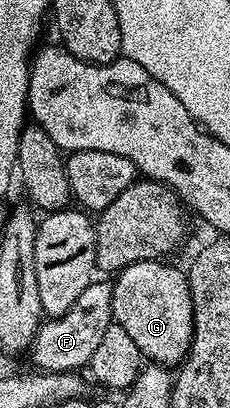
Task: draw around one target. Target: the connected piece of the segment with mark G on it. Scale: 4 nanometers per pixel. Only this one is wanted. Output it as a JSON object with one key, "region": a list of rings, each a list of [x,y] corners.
{"region":[[[167,260],[134,262],[114,275],[111,317],[114,325],[129,332],[144,359],[175,368],[186,358],[191,347],[195,313],[186,273],[169,263]]]}

